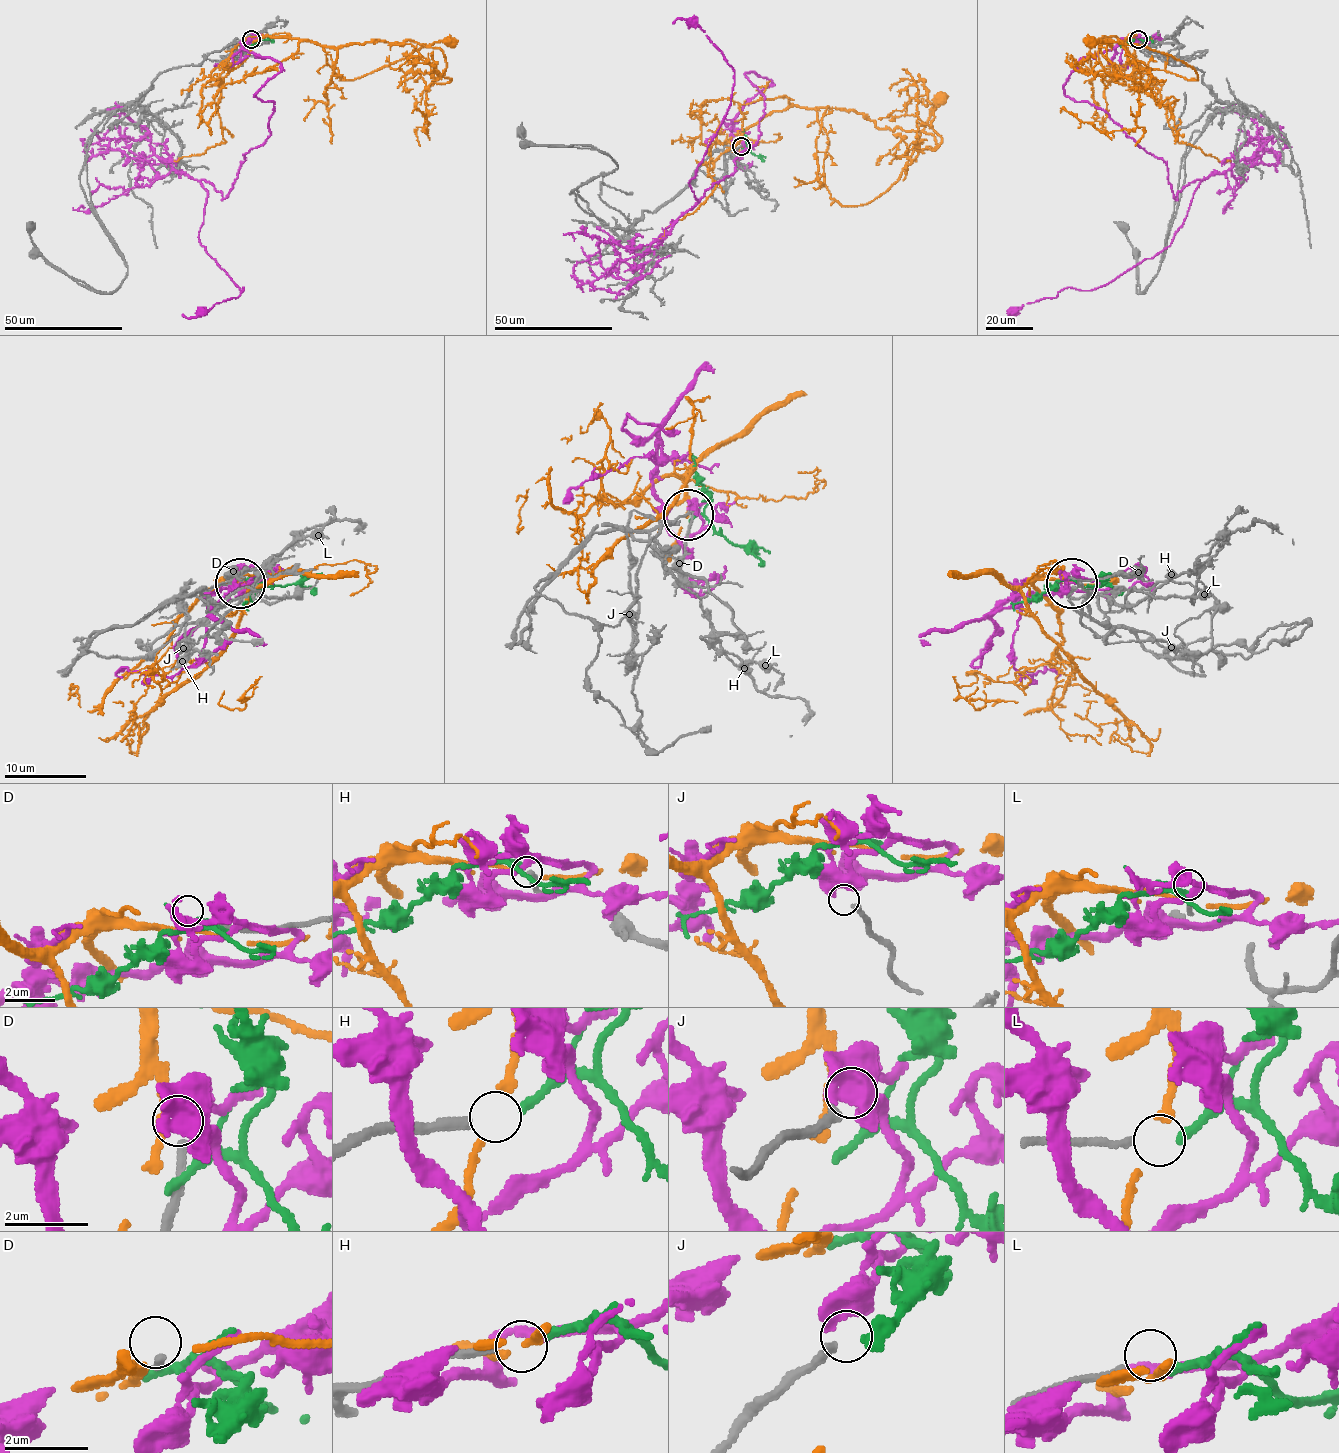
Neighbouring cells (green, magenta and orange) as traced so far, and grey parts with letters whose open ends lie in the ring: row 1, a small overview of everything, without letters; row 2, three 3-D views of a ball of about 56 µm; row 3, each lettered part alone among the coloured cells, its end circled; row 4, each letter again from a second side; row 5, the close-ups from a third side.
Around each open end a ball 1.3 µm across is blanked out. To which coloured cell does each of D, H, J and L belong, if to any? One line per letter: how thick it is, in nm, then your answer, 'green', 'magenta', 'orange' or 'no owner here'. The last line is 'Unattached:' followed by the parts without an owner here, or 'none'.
D: 190 nm | no owner here
H: 240 nm | green
J: 200 nm | magenta
L: 160 nm | no owner here
Unattached: D, L

